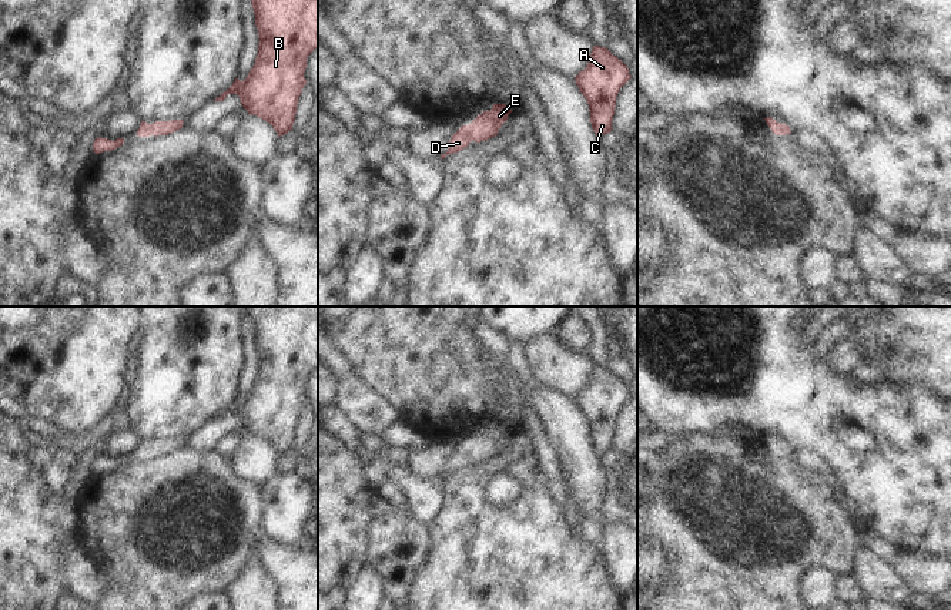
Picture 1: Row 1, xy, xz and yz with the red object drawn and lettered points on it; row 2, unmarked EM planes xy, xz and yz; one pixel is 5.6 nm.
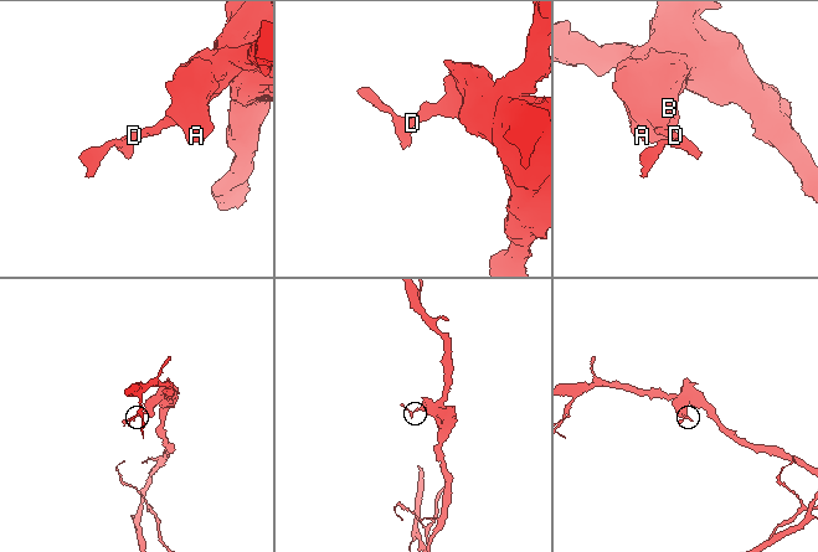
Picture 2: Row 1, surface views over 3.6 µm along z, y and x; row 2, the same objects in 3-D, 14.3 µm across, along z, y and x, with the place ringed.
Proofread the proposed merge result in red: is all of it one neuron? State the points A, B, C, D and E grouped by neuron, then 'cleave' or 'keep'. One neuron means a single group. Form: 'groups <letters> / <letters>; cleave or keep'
groups A B C D E; keep

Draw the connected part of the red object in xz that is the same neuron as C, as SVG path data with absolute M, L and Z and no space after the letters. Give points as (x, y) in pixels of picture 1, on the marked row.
M593 46L586 68L575 81L589 104L590 123L597 138L612 131L616 97L630 78L622 60L606 47Z

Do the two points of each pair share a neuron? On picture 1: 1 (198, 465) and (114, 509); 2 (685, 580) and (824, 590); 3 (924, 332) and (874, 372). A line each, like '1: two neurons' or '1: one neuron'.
1: one neuron
2: two neurons
3: two neurons

